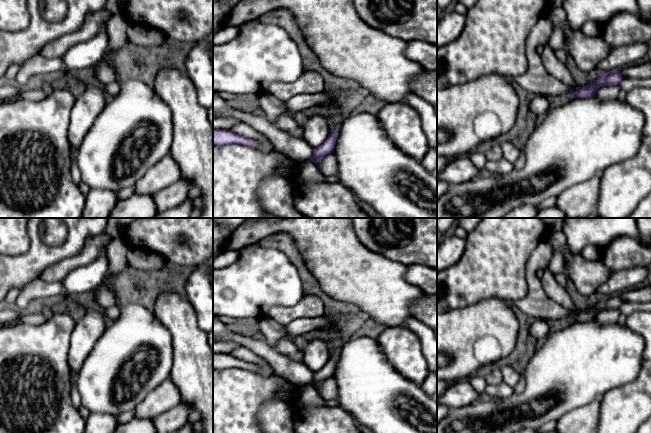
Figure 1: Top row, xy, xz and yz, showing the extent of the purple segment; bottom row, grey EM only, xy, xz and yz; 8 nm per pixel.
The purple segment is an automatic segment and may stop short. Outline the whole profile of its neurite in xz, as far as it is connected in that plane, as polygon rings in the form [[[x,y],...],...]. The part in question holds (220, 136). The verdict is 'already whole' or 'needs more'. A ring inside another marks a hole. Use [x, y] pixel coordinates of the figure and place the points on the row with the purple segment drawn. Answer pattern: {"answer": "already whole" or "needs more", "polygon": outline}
{"answer": "already whole", "polygon": [[[213,129],[213,144],[214,145],[246,145],[255,148],[258,145],[256,140],[244,137],[229,129]]]}

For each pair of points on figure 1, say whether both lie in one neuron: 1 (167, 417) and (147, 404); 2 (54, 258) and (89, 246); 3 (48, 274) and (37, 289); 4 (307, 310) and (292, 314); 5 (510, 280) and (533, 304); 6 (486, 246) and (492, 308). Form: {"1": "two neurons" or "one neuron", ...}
{"1": "two neurons", "2": "two neurons", "3": "two neurons", "4": "one neuron", "5": "two neurons", "6": "two neurons"}

